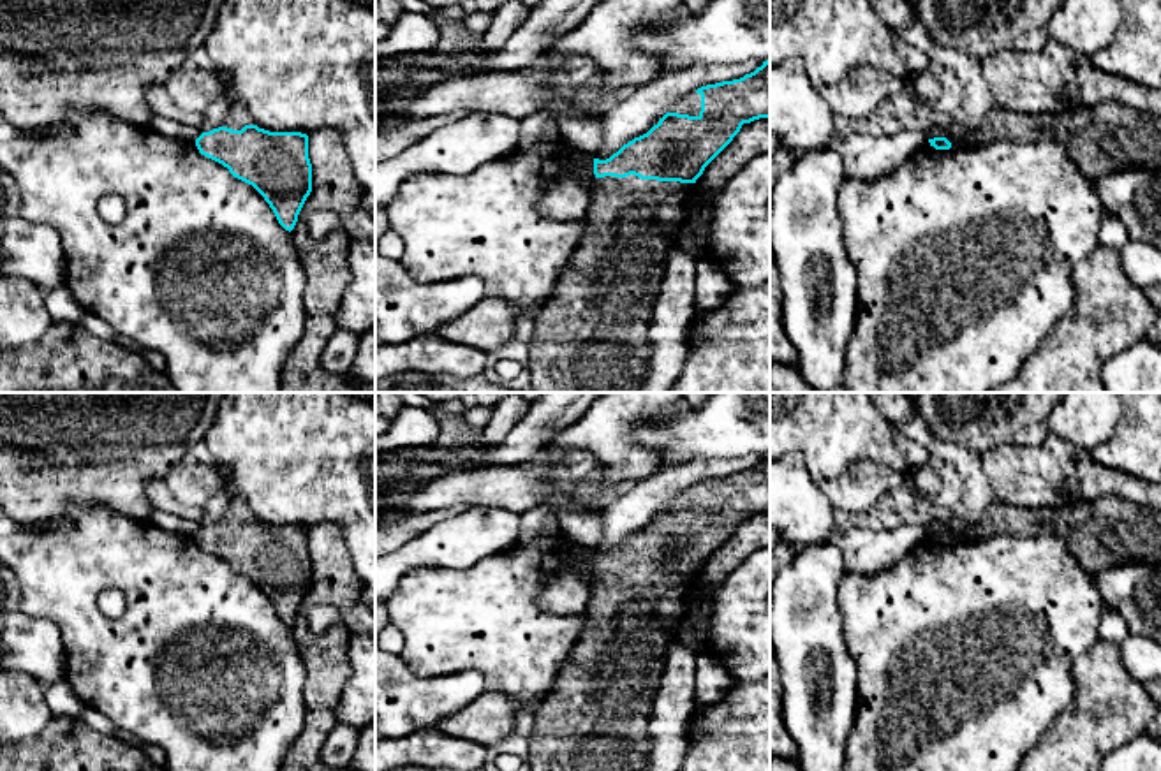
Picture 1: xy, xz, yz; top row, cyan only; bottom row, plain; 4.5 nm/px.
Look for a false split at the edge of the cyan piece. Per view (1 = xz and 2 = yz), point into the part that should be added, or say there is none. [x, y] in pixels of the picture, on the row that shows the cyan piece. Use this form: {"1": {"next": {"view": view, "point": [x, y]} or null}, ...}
{"1": {"next": {"view": "xz", "point": [592, 337]}}, "2": {"next": null}}

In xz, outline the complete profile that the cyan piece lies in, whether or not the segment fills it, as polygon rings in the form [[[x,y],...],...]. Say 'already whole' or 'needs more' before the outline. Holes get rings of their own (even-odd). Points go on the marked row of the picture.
needs more; [[[770,60],[763,62],[761,67],[740,79],[706,84],[687,93],[673,107],[669,107],[659,123],[647,134],[634,137],[606,160],[594,158],[595,183],[590,206],[585,213],[585,236],[578,252],[571,257],[567,273],[557,282],[553,299],[541,306],[534,315],[530,359],[527,366],[532,378],[532,393],[640,393],[641,380],[645,377],[645,363],[650,356],[648,324],[652,306],[659,292],[666,257],[669,250],[678,245],[678,239],[671,238],[666,229],[684,225],[696,180],[703,174],[705,167],[733,141],[743,123],[751,123],[759,118],[770,118]]]

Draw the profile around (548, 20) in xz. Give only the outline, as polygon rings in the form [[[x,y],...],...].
[[[534,0],[527,21],[486,60],[474,56],[483,51],[483,33],[463,26],[460,14],[428,18],[437,26],[437,42],[428,55],[465,56],[467,74],[479,76],[493,70],[525,70],[548,55],[548,48],[573,30],[599,0]]]

